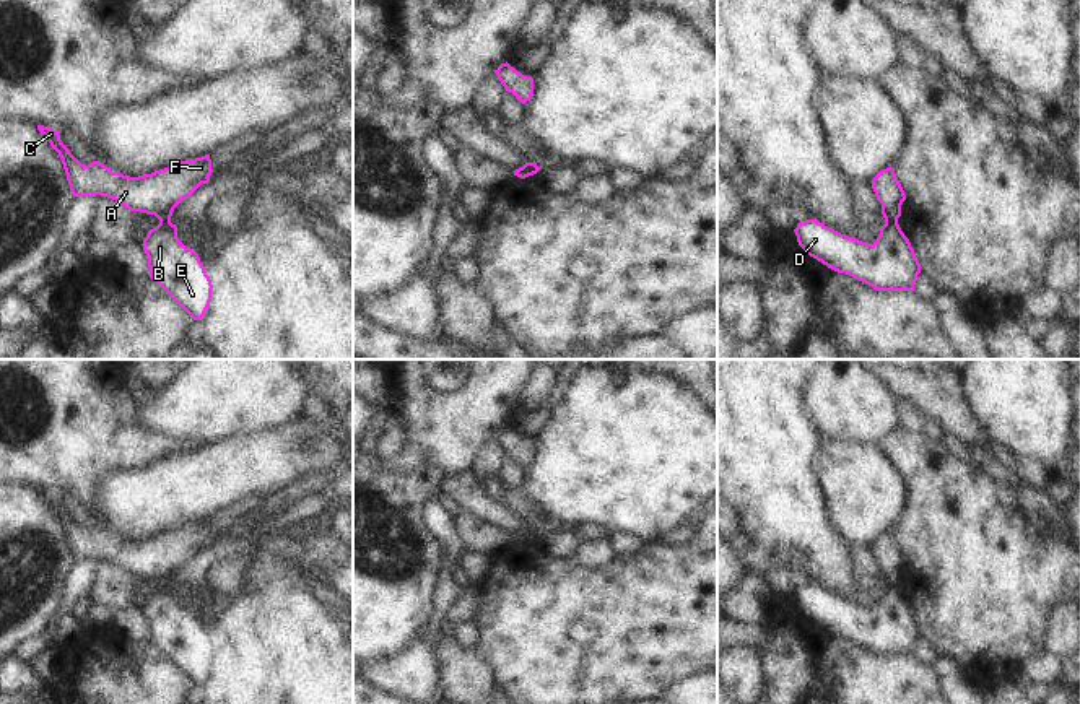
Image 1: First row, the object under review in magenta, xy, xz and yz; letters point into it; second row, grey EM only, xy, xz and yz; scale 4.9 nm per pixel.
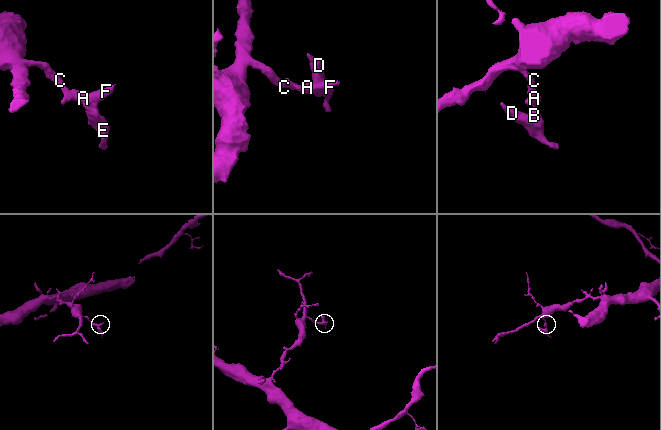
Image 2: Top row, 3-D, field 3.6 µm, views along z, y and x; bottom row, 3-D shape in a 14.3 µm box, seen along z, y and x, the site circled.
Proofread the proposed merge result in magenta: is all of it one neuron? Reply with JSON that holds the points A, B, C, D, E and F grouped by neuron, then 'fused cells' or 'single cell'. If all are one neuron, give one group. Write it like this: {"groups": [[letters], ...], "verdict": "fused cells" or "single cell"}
{"groups": [["A", "C", "F"], ["B", "D", "E"]], "verdict": "fused cells"}

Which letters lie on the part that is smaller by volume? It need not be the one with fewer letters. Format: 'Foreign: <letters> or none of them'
Foreign: B, D, E

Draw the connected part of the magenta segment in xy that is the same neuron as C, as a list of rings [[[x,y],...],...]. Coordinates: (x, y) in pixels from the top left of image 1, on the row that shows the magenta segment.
[[[37,125],[37,130],[59,153],[73,197],[107,197],[130,211],[155,215],[159,223],[171,223],[174,208],[202,184],[208,184],[213,172],[210,154],[205,154],[151,174],[130,177],[112,172],[99,161],[81,164],[62,143],[59,130],[44,125]]]

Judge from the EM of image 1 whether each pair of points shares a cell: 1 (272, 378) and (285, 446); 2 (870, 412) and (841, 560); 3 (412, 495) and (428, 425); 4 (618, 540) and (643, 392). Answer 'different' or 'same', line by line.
1: different
2: different
3: different
4: different

